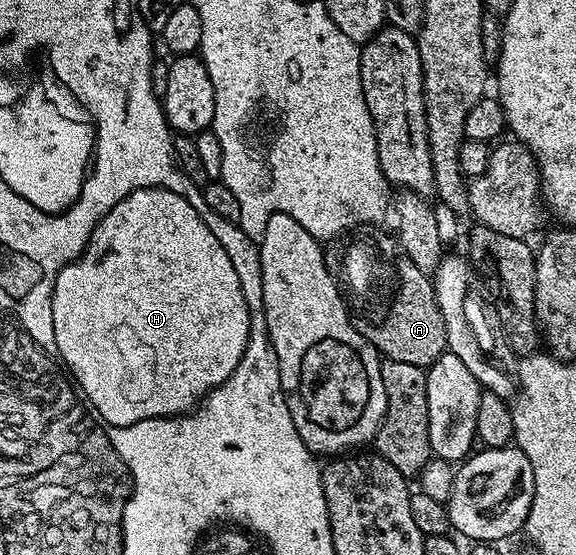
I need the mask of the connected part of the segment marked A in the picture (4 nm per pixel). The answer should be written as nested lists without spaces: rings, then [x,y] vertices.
[[[406,258],[395,261],[394,272],[397,277],[400,275],[400,284],[395,289],[400,295],[399,301],[391,302],[388,308],[390,318],[381,325],[369,327],[366,335],[381,357],[394,362],[410,362],[410,366],[427,369],[448,347],[446,322],[442,322],[442,310],[438,310],[433,277],[418,270],[418,266]]]

